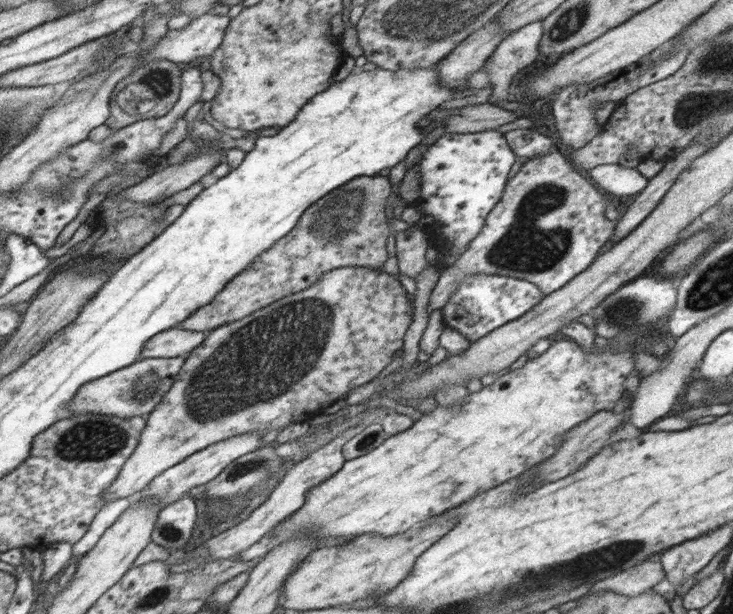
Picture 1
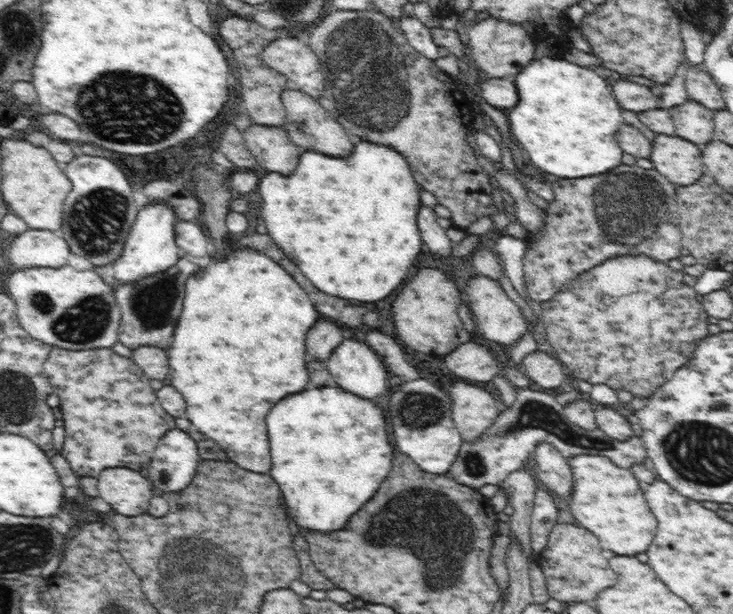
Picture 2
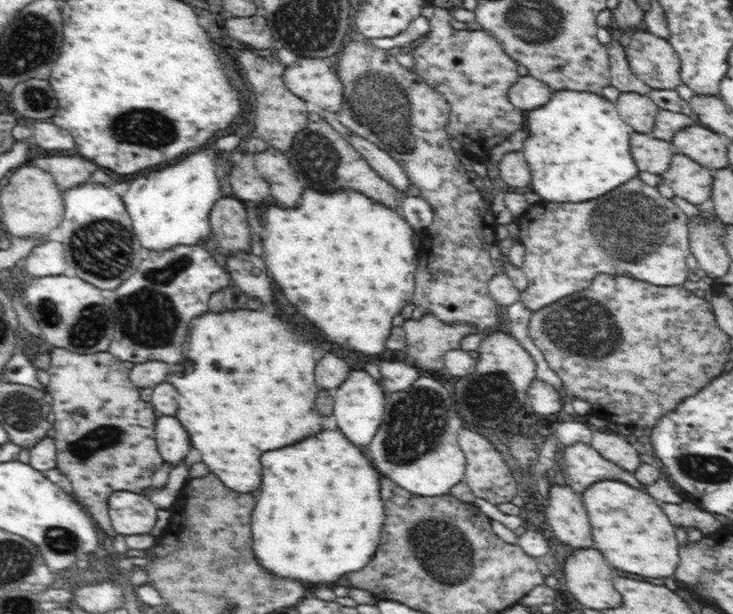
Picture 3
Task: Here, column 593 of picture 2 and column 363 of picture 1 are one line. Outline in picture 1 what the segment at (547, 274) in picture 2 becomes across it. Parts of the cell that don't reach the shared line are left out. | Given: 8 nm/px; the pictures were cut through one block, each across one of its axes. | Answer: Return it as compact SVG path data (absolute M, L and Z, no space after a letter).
M360 176L341 185L335 191L306 208L296 227L286 237L278 240L268 251L258 256L250 267L230 280L223 290L212 300L210 305L200 308L188 316L176 327L192 331L211 331L224 324L233 323L248 314L261 310L264 306L290 296L294 292L307 290L316 280L320 280L328 272L345 267L365 267L372 271L383 271L389 258L386 242L390 237L390 216L394 216L394 208L390 208L392 182L384 176Z

